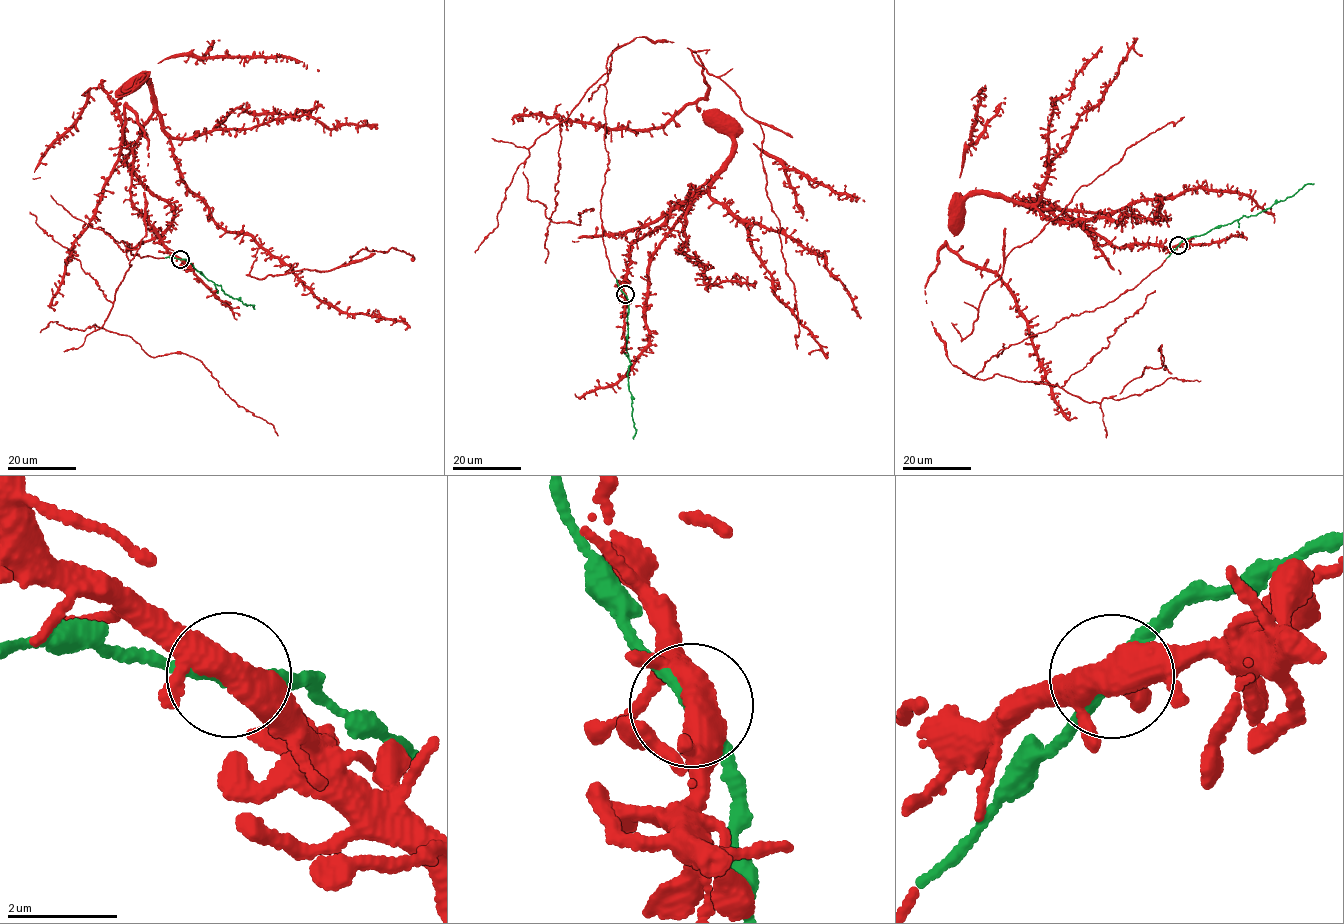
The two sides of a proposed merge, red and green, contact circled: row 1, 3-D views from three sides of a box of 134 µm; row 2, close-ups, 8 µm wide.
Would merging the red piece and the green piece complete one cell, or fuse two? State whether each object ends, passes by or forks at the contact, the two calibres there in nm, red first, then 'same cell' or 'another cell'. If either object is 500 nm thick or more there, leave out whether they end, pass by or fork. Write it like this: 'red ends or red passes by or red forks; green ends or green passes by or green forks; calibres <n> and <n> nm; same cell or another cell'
red forks; green passes by; calibres 400 and 190 nm; same cell

